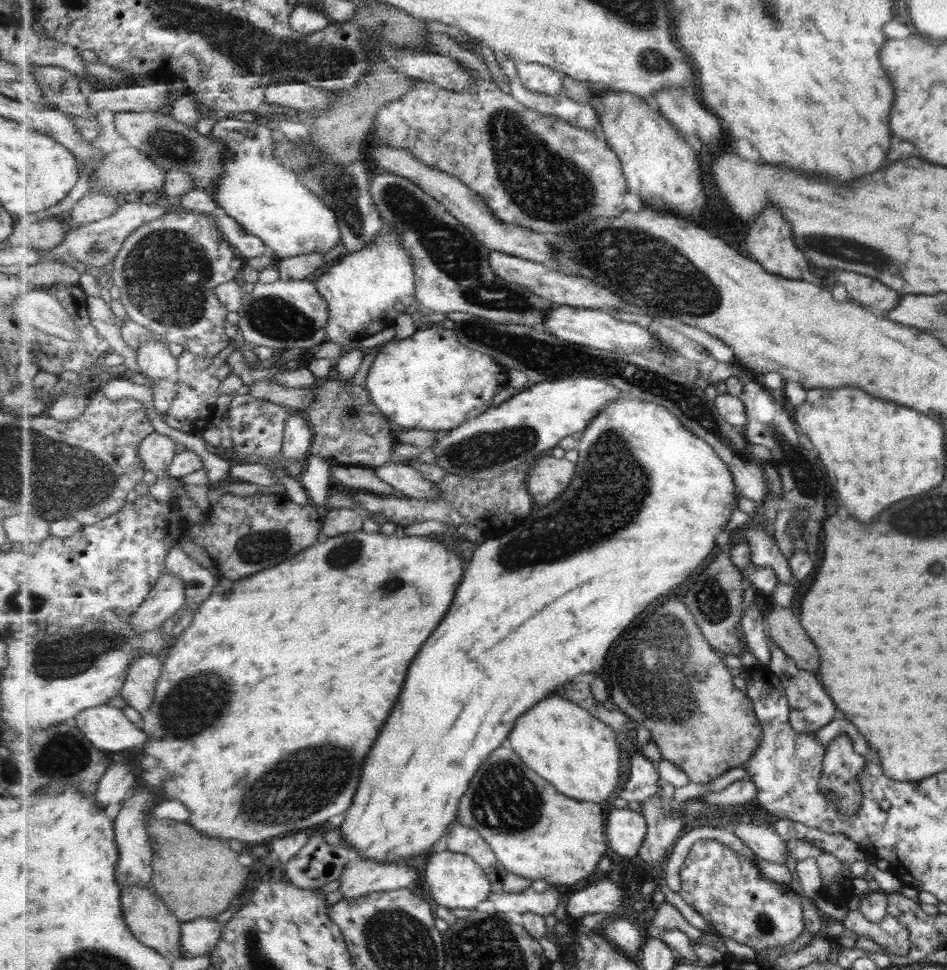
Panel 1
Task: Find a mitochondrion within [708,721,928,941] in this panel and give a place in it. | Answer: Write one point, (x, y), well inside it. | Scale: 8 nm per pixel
(762, 921)

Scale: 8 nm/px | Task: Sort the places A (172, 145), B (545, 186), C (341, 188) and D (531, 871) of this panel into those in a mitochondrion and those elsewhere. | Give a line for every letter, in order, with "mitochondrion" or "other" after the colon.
A: mitochondrion
B: mitochondrion
C: mitochondrion
D: other

